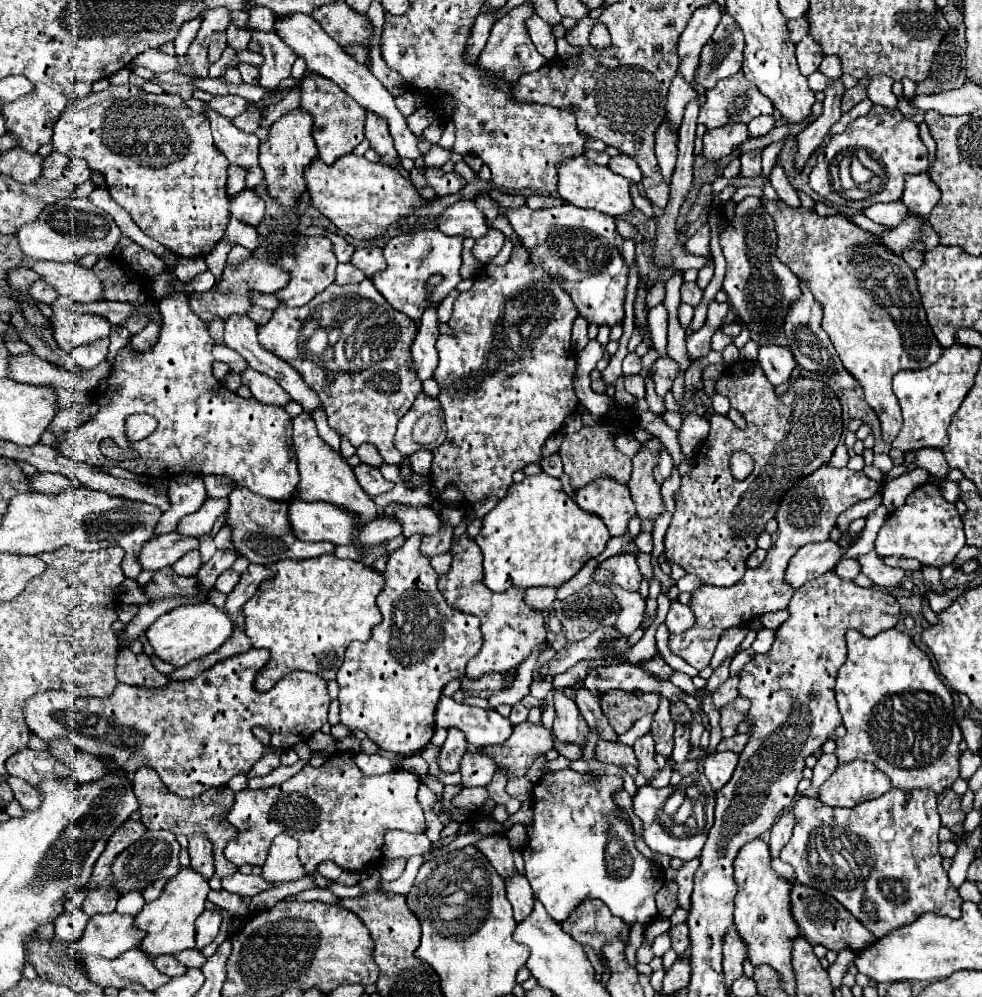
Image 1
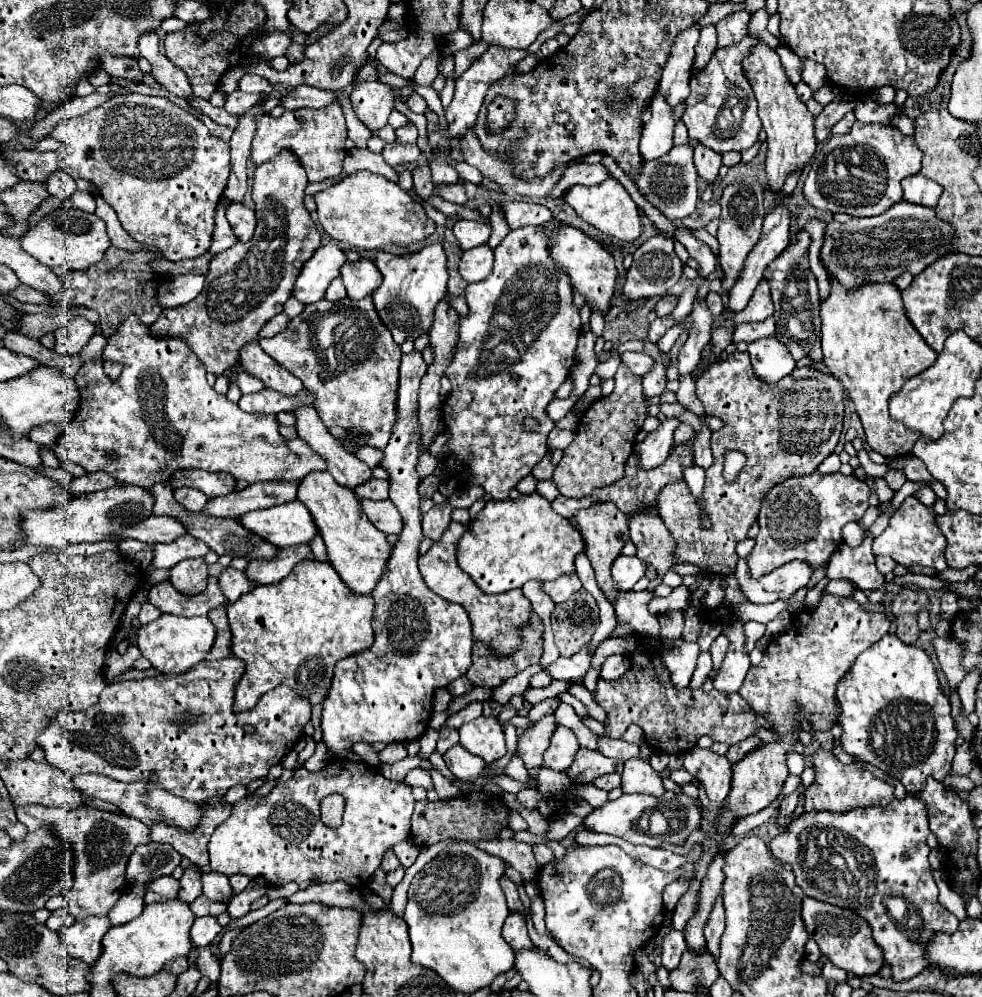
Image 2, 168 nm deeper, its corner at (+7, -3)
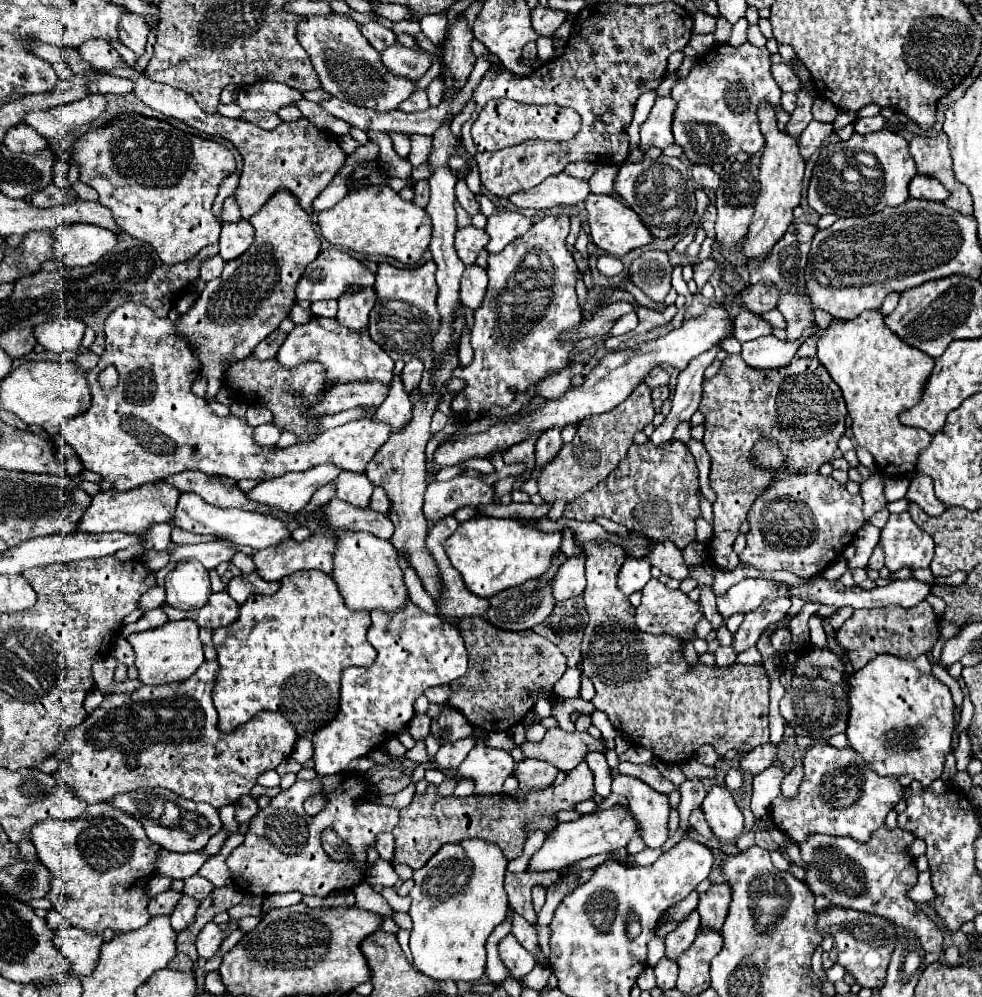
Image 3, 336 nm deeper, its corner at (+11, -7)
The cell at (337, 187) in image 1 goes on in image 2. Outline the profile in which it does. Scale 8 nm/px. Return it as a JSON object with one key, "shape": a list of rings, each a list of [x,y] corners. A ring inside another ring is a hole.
{"shape":[[[359,170],[337,180],[323,192],[315,194],[317,216],[323,230],[337,242],[359,250],[379,250],[387,244],[411,244],[435,232],[435,222],[427,218],[423,206],[415,202],[397,182],[385,176]]]}

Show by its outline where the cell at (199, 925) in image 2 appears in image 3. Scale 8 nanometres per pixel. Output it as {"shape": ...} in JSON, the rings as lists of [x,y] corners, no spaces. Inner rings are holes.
{"shape":[[[209,922],[207,926],[203,926],[203,930],[197,936],[197,942],[195,942],[197,954],[201,958],[205,958],[205,960],[213,958],[217,954],[217,950],[221,948],[223,940],[225,940],[225,932],[217,924]]]}

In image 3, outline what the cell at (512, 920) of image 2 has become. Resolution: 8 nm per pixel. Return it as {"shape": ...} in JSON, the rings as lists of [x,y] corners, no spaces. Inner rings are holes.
{"shape":[[[509,934],[507,938],[501,940],[499,956],[501,956],[501,962],[505,964],[505,968],[509,970],[511,980],[521,980],[537,964],[535,958],[515,940],[513,934]]]}

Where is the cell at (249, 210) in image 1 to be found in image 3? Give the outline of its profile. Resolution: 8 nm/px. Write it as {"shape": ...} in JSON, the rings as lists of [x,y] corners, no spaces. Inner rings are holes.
{"shape":[[[247,220],[223,224],[219,238],[219,256],[229,262],[239,258],[253,244],[253,226]]]}

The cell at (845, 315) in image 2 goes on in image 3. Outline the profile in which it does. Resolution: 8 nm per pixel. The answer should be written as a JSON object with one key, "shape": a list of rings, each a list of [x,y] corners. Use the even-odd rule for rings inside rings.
{"shape":[[[865,310],[865,314],[861,314],[859,318],[849,320],[849,322],[833,320],[831,326],[827,330],[823,330],[823,334],[817,342],[817,358],[821,360],[821,364],[829,370],[831,378],[841,388],[849,416],[851,416],[853,436],[859,446],[867,448],[873,454],[873,460],[875,460],[879,472],[885,476],[891,476],[891,478],[913,476],[919,452],[929,446],[931,434],[925,430],[919,430],[919,428],[903,426],[899,422],[899,414],[913,408],[921,400],[927,378],[933,370],[933,358],[917,348],[911,348],[901,338],[897,338],[883,324],[883,316],[879,310]]]}

